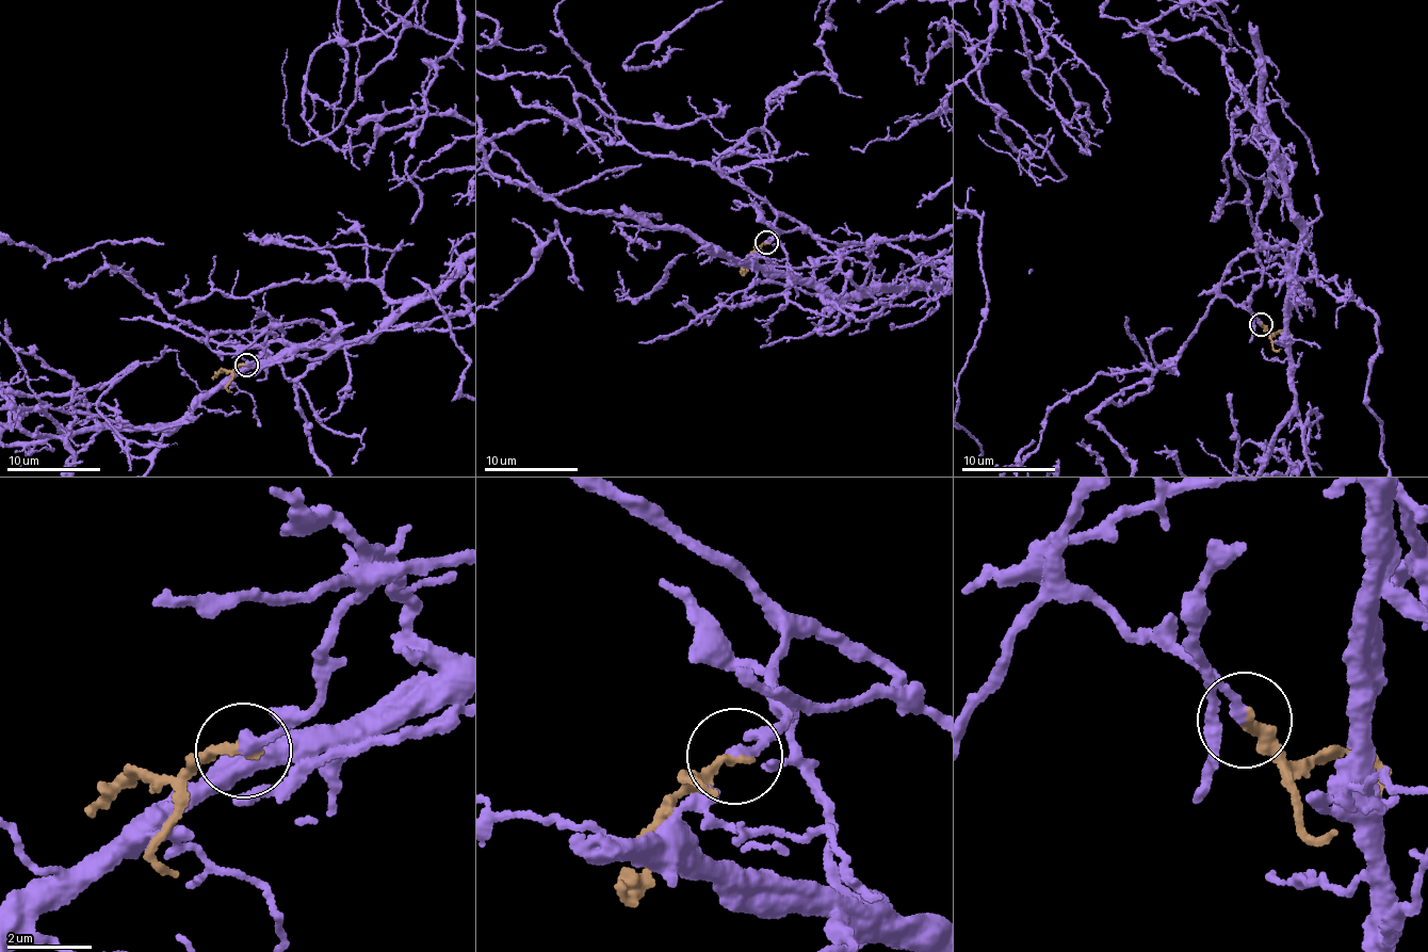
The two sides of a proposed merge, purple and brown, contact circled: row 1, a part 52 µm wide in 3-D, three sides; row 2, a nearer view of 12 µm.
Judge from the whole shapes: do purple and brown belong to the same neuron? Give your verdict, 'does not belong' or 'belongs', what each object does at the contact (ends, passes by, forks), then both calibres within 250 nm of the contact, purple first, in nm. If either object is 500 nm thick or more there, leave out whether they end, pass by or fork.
belongs; purple ends there; brown ends there; 280 nm thick on the purple side, 220 nm on the other

